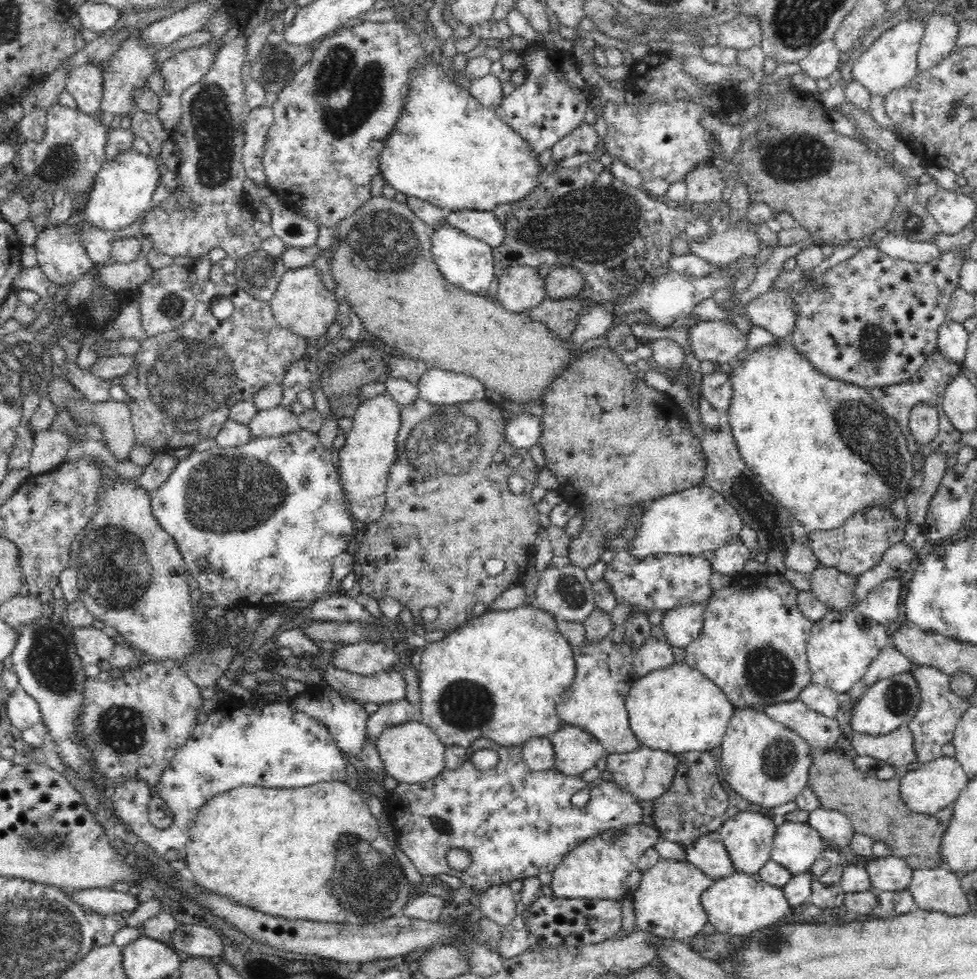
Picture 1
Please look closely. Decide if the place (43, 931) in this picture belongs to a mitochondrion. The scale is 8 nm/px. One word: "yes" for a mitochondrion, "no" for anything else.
yes

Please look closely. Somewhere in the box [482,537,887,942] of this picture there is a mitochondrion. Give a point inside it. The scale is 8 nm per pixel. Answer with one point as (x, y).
(769, 673)

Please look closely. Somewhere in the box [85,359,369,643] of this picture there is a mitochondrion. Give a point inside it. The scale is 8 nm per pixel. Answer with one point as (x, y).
(227, 494)

